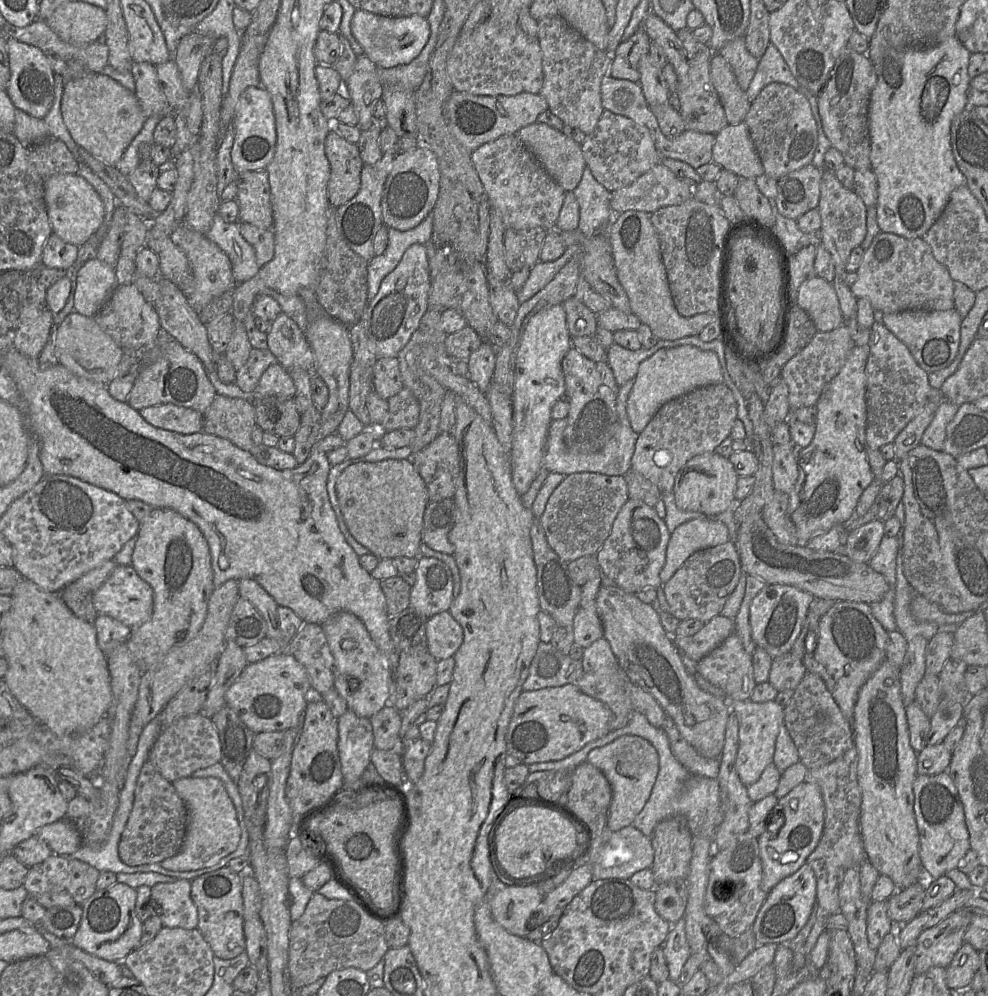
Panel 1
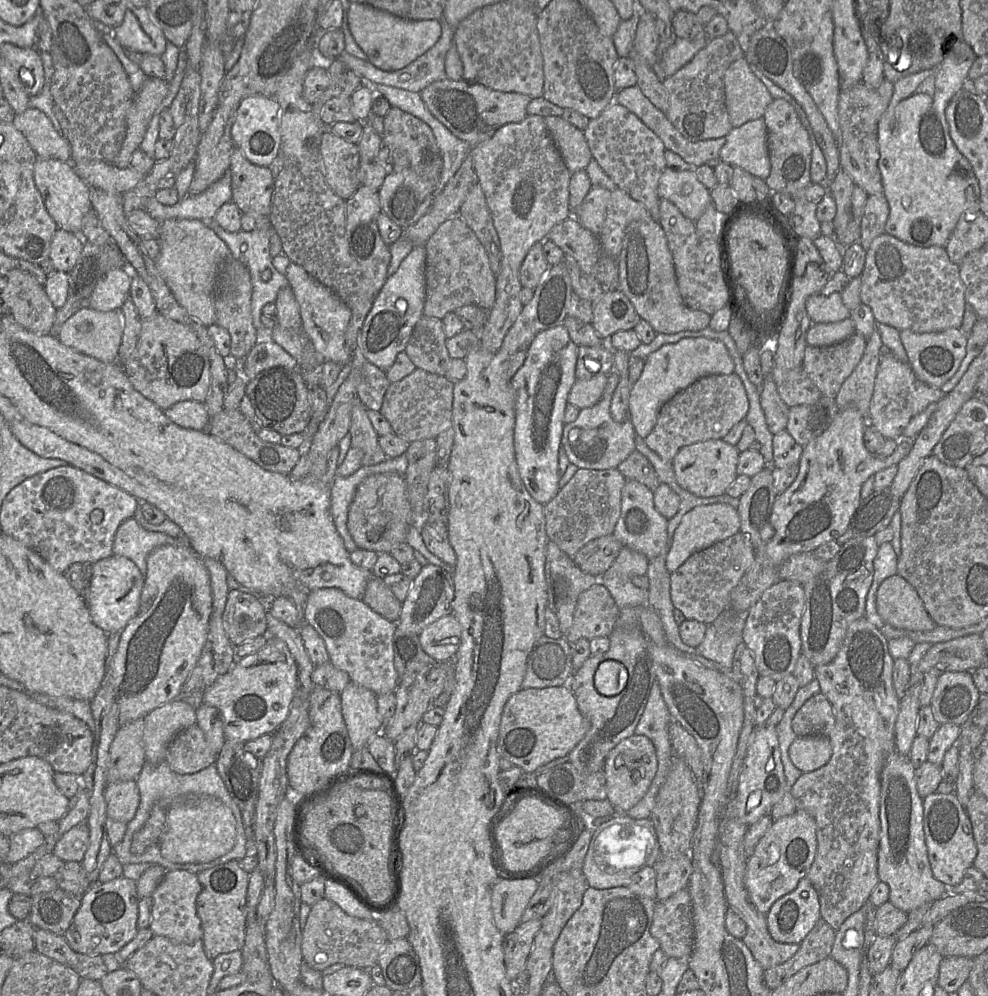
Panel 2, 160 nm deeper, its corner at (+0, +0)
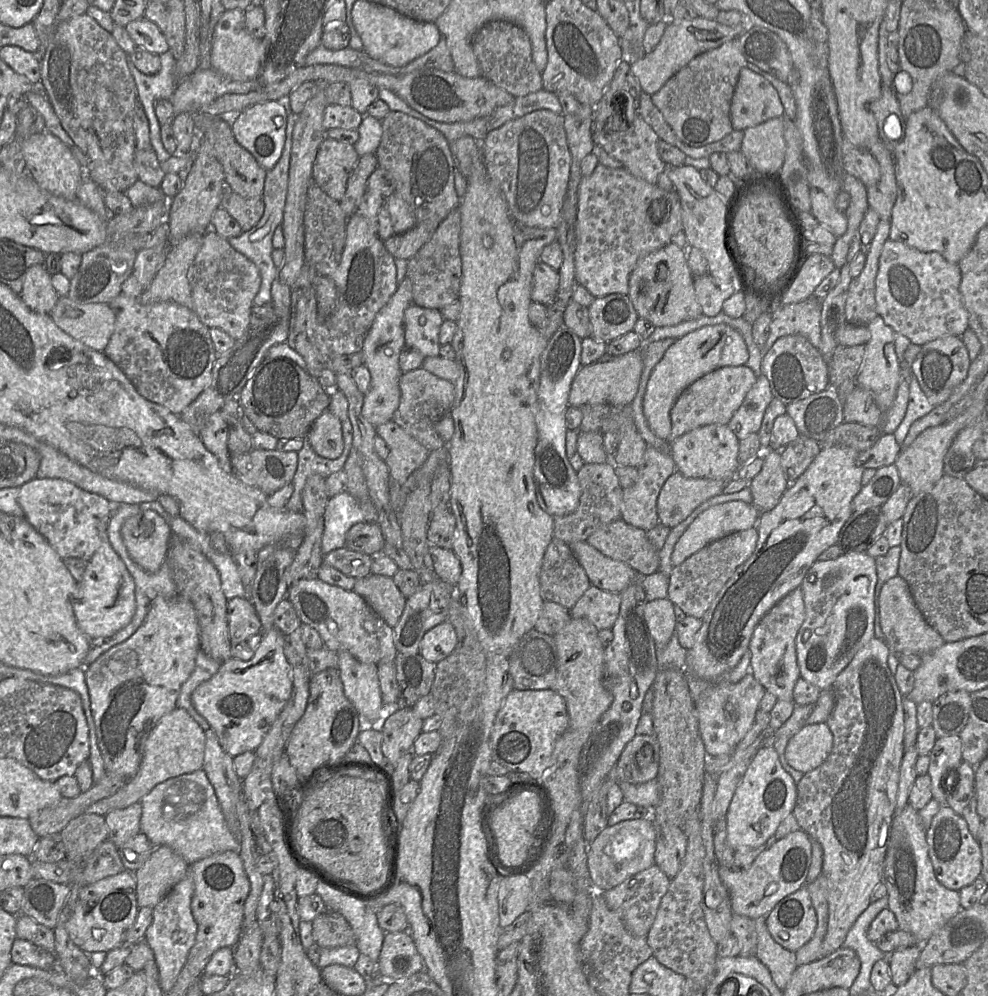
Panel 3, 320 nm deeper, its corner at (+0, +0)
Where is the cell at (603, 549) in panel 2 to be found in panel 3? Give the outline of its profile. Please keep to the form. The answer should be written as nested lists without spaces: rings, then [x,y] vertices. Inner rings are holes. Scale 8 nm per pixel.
[[[618,519],[595,531],[586,541],[603,555],[623,562],[645,576],[657,572],[660,562],[659,551],[648,540],[646,532]]]

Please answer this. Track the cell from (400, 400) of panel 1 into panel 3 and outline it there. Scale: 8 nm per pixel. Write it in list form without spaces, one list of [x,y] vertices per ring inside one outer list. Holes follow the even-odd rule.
[[[422,367],[403,373],[400,377],[400,403],[392,421],[426,447],[430,452],[447,445],[436,432],[437,422],[450,412],[455,398],[453,382],[439,378]]]

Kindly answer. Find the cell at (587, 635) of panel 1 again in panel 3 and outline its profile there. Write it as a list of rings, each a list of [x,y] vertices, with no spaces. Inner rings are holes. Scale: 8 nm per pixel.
[[[590,585],[577,603],[569,610],[570,617],[585,618],[598,631],[612,629],[618,618],[620,604],[620,593],[605,591]]]

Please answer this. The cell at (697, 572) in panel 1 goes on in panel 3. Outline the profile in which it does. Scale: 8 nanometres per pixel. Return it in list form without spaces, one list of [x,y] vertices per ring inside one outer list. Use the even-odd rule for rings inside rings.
[[[751,527],[709,543],[678,566],[673,567],[667,598],[674,605],[679,606],[687,616],[702,619],[736,569],[753,554],[757,540],[757,528]]]

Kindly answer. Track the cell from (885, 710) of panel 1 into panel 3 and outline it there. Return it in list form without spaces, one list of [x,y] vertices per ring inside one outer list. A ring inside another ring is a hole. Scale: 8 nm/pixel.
[[[909,804],[893,816],[882,882],[887,888],[888,908],[895,915],[899,930],[911,933],[921,945],[962,909],[959,891],[947,889],[938,882],[928,855],[926,830],[918,811]]]

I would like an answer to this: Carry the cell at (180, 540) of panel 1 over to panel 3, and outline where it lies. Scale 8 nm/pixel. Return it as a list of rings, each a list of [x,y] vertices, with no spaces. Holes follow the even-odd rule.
[[[180,595],[174,598],[158,596],[151,602],[144,622],[133,635],[111,647],[93,663],[85,665],[97,744],[107,773],[127,781],[136,775],[142,760],[145,739],[158,720],[177,707],[181,686],[195,667],[199,649],[199,625],[191,602]]]

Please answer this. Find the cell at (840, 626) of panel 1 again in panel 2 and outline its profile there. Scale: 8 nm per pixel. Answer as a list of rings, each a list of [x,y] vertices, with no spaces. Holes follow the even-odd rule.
[[[866,617],[850,624],[835,658],[814,667],[814,673],[835,716],[835,725],[828,737],[832,755],[821,768],[803,772],[790,790],[796,809],[807,811],[816,822],[817,851],[806,877],[818,894],[820,918],[836,932],[851,914],[869,902],[872,890],[880,882],[877,873],[880,773],[886,757],[895,749],[895,723],[900,699],[893,686],[893,658],[889,653],[888,641]]]

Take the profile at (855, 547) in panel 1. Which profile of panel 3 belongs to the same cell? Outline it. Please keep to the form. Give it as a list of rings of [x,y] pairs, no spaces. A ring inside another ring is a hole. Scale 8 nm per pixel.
[[[866,552],[841,554],[837,559],[816,561],[803,578],[801,589],[806,616],[796,636],[796,655],[800,676],[821,691],[830,689],[838,674],[874,634],[874,596],[877,583],[875,558]]]

